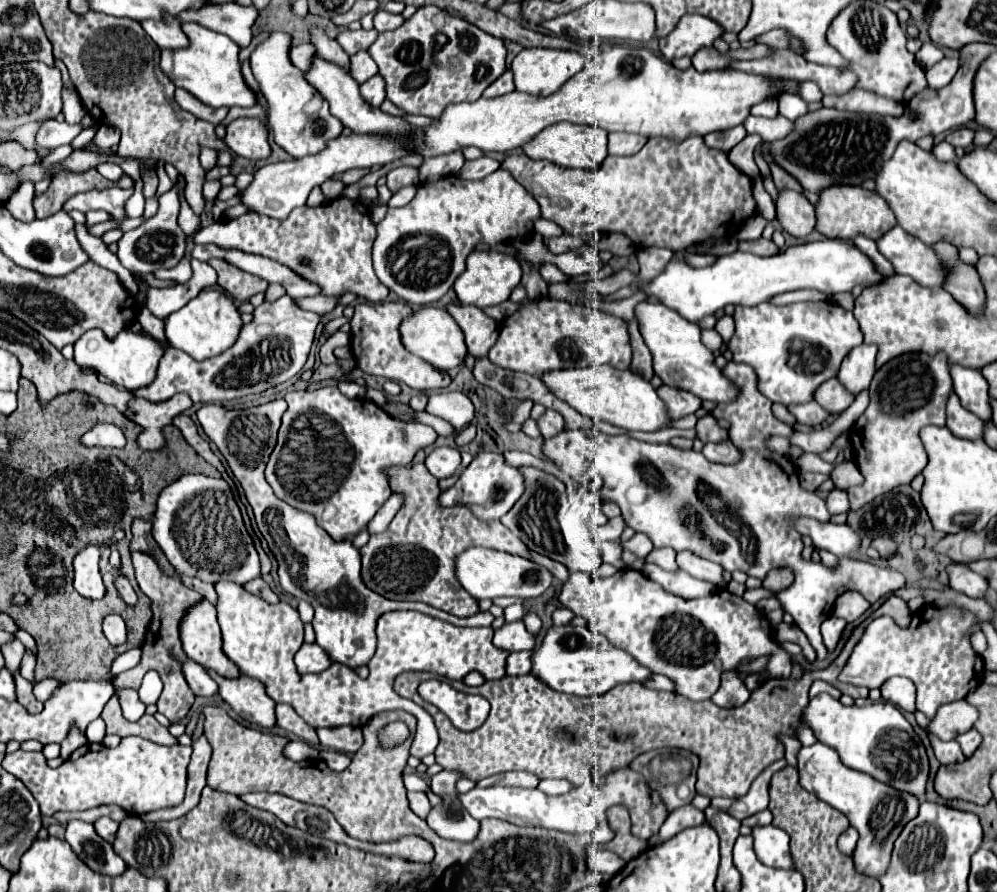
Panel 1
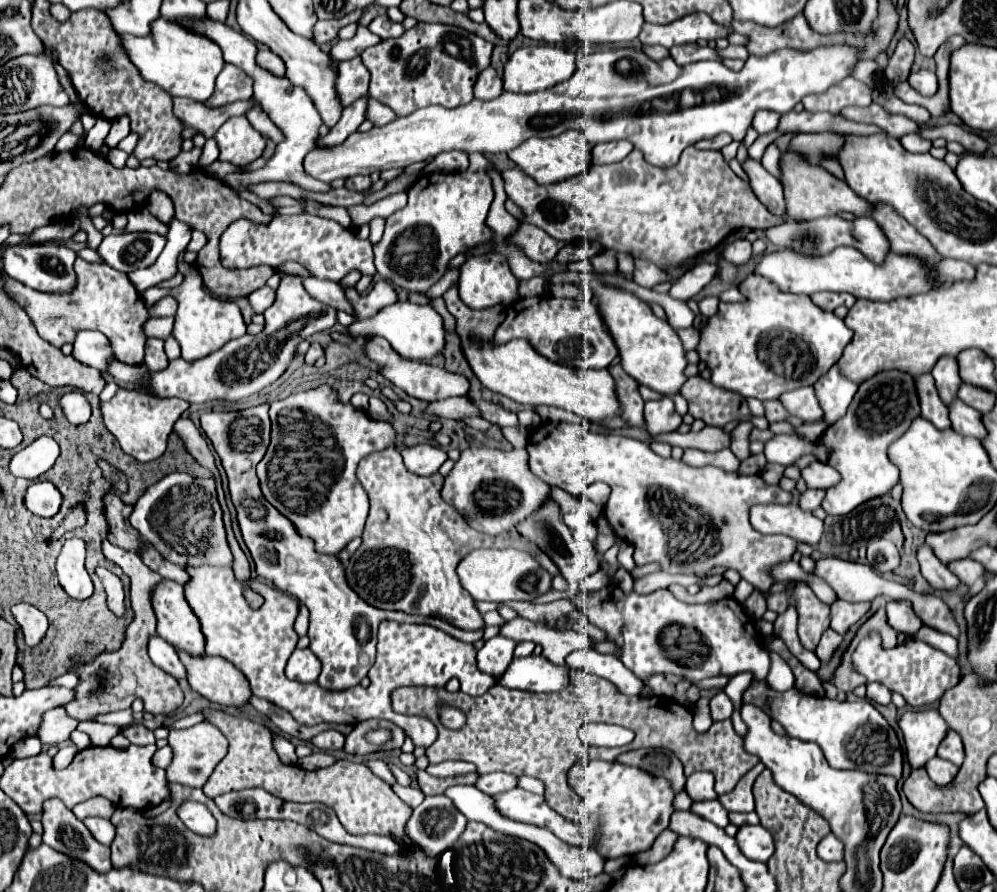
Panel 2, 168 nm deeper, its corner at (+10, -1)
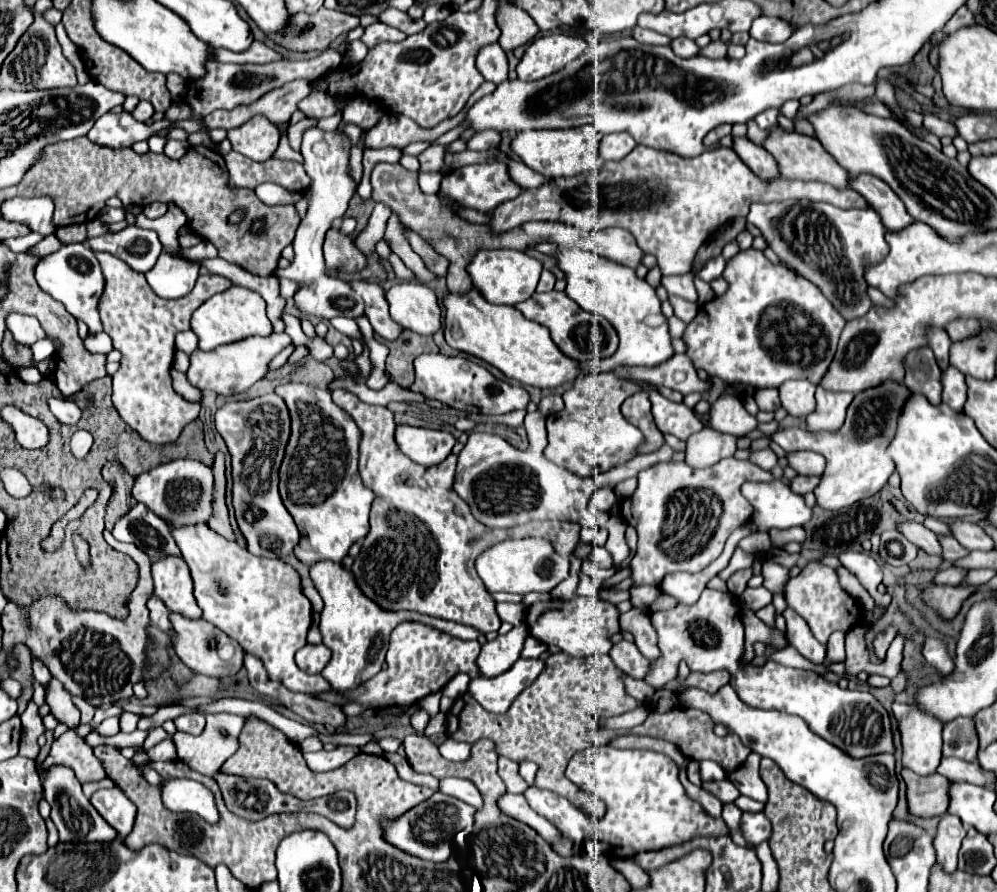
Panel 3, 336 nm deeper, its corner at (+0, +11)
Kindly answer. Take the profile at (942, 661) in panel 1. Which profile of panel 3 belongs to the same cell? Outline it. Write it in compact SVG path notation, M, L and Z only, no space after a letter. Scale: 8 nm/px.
M926 639L924 649L922 649L922 655L924 655L926 663L930 663L930 665L932 665L934 669L938 669L942 675L948 675L948 673L952 671L952 667L954 667L952 657L948 655L944 641Z

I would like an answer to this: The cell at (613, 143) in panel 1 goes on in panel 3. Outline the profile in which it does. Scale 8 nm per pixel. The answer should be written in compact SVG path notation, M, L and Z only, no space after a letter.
M610 133L600 141L600 155L604 161L620 161L636 147L634 139L626 133Z

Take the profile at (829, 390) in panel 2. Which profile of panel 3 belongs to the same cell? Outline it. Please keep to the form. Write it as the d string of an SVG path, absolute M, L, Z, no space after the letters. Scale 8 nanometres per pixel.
M818 387L816 391L816 409L806 417L806 431L836 431L842 427L846 409L852 403L854 395L850 393L832 393Z

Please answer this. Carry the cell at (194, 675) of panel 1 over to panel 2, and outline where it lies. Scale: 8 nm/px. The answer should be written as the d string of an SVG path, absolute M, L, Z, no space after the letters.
M152 637L150 643L148 643L148 651L150 651L150 659L152 659L154 665L164 669L166 673L176 677L178 681L188 679L188 673L186 673L184 665L180 663L180 657L178 657L176 649L170 643L166 643L160 637Z

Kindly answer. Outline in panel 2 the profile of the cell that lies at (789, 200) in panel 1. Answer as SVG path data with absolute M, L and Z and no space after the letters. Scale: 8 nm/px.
M746 159L746 163L742 167L750 177L752 191L766 205L766 209L770 213L774 213L776 217L784 217L786 215L786 199L784 199L782 183L774 175L770 175L758 161Z

